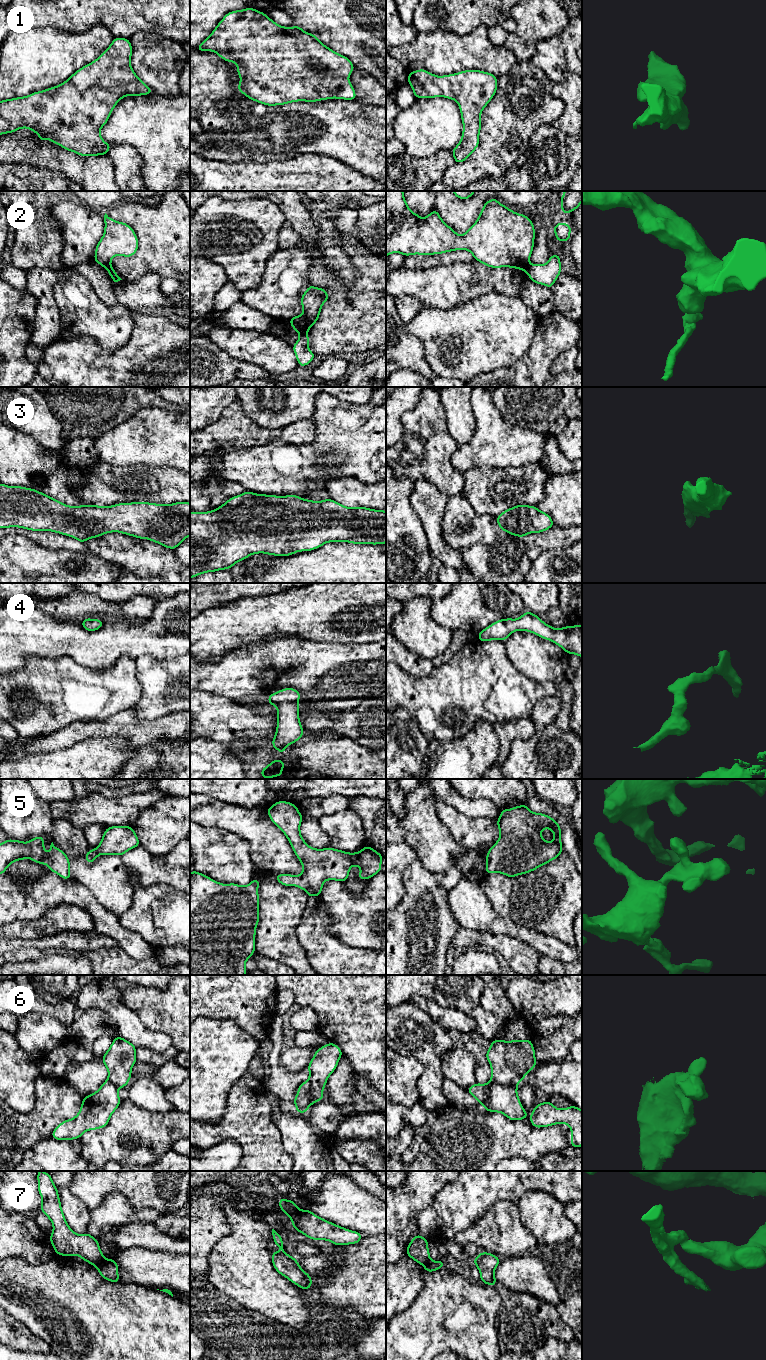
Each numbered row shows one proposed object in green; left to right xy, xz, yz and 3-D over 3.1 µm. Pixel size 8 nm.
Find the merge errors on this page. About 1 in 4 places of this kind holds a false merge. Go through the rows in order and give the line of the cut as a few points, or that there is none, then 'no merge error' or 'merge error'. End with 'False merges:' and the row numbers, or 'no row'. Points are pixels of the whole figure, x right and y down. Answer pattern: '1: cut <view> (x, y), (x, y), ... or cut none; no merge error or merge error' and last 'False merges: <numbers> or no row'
1: cut none; no merge error
2: cut yz (529, 264), (525, 271); merge error
3: cut none; no merge error
4: cut none; no merge error
5: cut none; no merge error
6: cut yz (517, 1083), (493, 1084), (487, 1100), (482, 1105); merge error
7: cut xz (299, 1209), (289, 1216); merge error
False merges: 2, 6, 7

